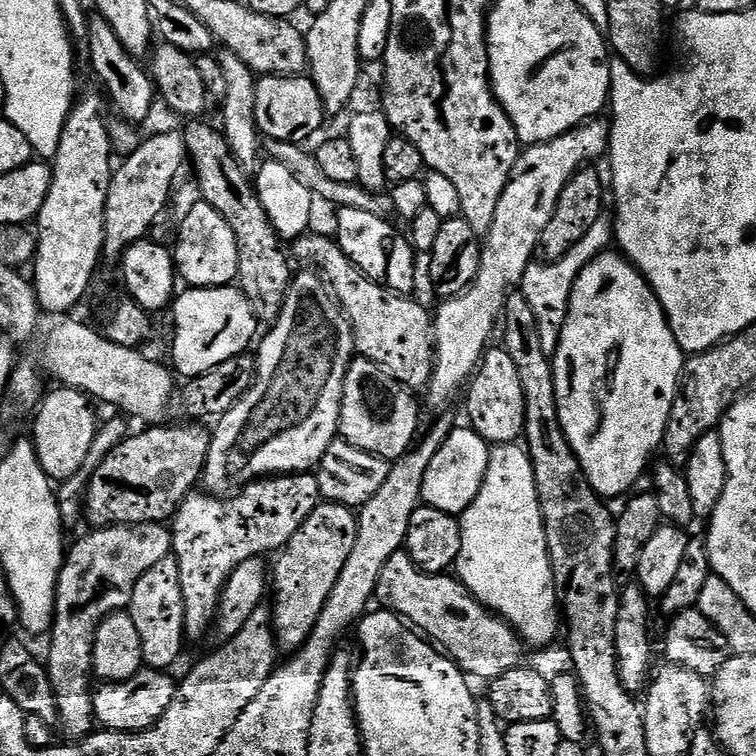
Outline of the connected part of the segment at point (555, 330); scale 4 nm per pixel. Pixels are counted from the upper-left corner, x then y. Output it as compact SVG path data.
M605 214L598 218L598 222L594 222L594 226L590 226L590 231L571 250L566 250L562 258L529 264L526 274L520 279L518 290L524 295L526 302L530 302L530 310L534 310L534 318L538 318L538 334L542 342L542 350L546 350L549 354L555 353L557 346L560 345L562 326L570 310L570 294L574 290L574 282L578 274L582 274L582 270L594 258L609 251L613 244L614 220L611 215Z

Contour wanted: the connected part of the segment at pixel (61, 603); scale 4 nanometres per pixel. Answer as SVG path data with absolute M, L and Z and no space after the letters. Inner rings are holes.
M164 522L114 524L111 528L97 528L89 533L73 548L71 545L67 549L56 583L56 617L52 620L52 631L47 637L46 667L56 699L58 728L68 738L91 736L97 723L92 701L92 663L98 626L110 614L127 609L134 586L138 586L138 578L142 578L146 570L162 562L162 558L172 551L172 529Z

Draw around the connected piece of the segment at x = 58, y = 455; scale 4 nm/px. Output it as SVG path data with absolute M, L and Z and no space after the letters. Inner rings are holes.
M56 386L40 401L34 413L36 421L32 424L30 439L36 447L36 457L49 480L63 482L78 474L86 462L91 443L94 442L98 429L98 419L93 401L76 388Z

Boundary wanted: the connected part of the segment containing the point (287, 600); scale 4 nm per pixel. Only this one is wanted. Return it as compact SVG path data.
M322 502L275 557L276 568L274 564L270 572L270 600L273 600L270 611L272 631L276 633L276 646L281 653L297 652L306 638L310 638L318 614L322 614L330 590L334 590L334 582L338 582L338 574L342 566L346 566L346 558L350 558L357 538L357 513L345 504Z

